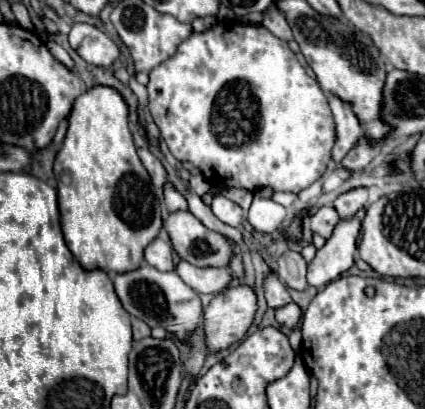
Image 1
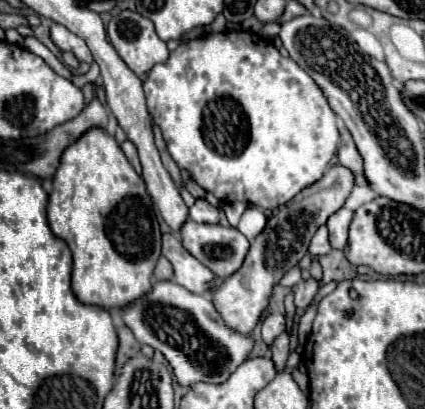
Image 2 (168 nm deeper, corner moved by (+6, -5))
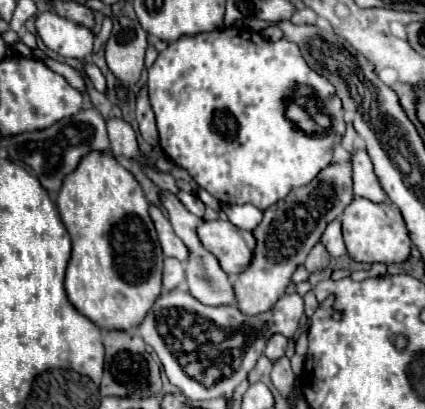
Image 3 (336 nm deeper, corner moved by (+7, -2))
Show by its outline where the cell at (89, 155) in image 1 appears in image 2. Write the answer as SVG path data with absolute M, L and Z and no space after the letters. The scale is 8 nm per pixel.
M89 127L63 151L53 177L47 217L51 231L63 239L73 253L71 289L81 303L99 305L105 309L121 309L137 299L137 295L149 291L153 267L161 255L159 223L143 179L133 171L115 137L111 137L103 127Z

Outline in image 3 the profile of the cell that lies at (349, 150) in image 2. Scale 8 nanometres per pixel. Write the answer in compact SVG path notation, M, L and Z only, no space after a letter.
M356 150L352 154L352 168L354 168L354 194L356 196L362 196L362 198L376 202L376 204L388 200L386 192L380 186L378 176L374 174L372 160L366 152Z

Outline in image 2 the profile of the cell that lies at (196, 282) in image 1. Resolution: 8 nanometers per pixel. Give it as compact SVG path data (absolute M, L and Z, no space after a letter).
M175 233L163 235L163 255L173 265L175 283L179 283L181 287L185 287L191 293L205 295L205 291L211 287L211 281L215 275L181 247L179 235L175 235Z

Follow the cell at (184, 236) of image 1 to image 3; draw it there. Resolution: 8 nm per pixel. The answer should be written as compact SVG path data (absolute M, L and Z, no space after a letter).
M228 220L202 222L198 236L204 248L208 248L220 260L220 266L230 276L240 274L252 260L254 248L246 244L242 232Z

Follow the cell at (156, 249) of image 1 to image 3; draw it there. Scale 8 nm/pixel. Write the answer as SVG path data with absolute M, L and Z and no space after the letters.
M166 258L164 260L164 288L174 290L184 282L184 264L176 258Z

